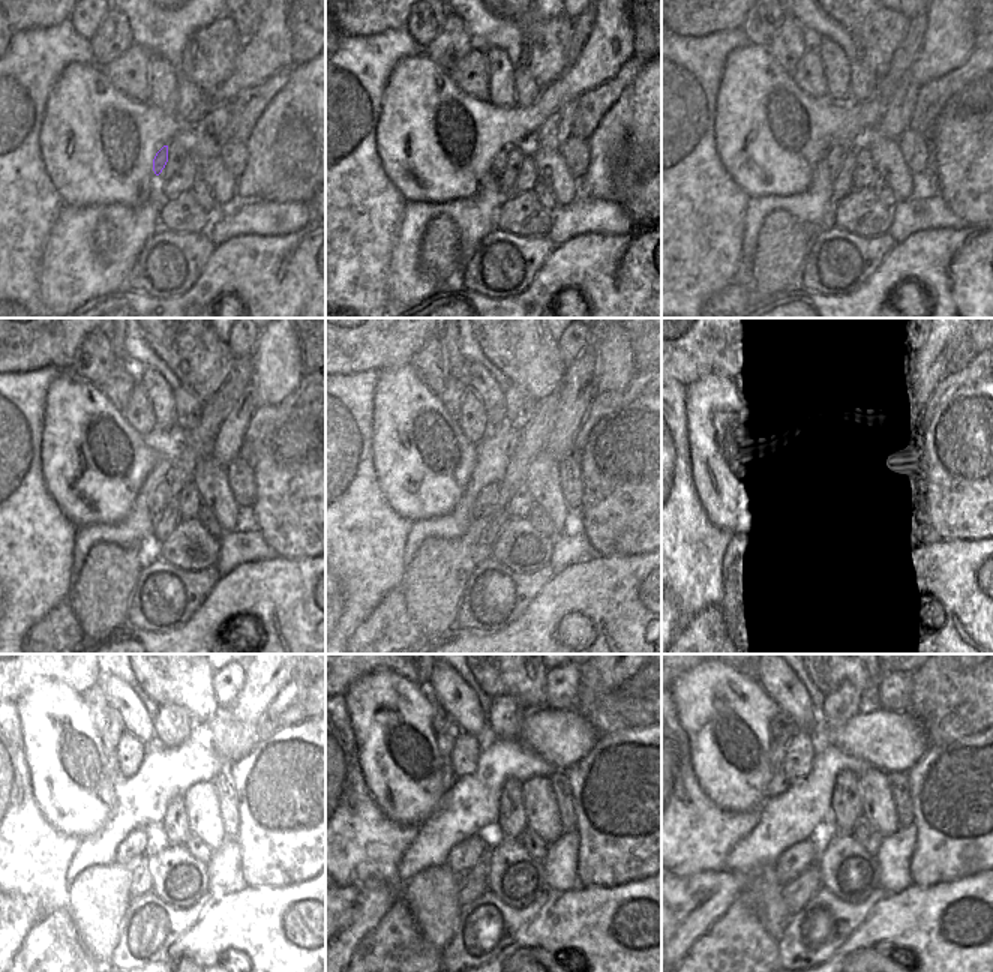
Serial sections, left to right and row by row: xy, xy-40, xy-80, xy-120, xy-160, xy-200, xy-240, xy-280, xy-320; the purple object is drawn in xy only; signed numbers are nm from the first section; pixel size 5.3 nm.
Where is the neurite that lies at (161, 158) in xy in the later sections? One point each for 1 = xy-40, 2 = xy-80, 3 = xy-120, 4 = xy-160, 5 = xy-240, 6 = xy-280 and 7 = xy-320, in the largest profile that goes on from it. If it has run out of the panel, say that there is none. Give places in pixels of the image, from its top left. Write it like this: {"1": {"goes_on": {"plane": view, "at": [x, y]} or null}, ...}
{"1": {"goes_on": {"plane": "xy-40", "at": [500, 159]}}, "2": {"goes_on": {"plane": "xy-80", "at": [834, 156]}}, "3": {"goes_on": {"plane": "xy-120", "at": [161, 495]}}, "4": {"goes_on": {"plane": "xy-160", "at": [486, 498]}}, "5": {"goes_on": {"plane": "xy-240", "at": [140, 843]}}, "6": {"goes_on": {"plane": "xy-280", "at": [461, 858]}}, "7": {"goes_on": {"plane": "xy-320", "at": [800, 857]}}}

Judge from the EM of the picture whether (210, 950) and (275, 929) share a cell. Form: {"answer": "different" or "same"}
{"answer": "same"}

